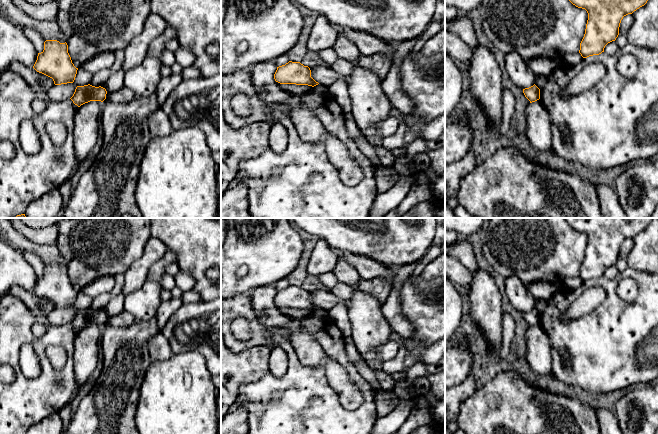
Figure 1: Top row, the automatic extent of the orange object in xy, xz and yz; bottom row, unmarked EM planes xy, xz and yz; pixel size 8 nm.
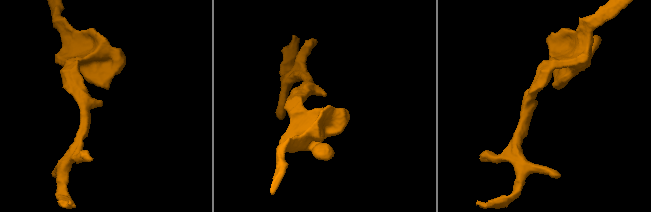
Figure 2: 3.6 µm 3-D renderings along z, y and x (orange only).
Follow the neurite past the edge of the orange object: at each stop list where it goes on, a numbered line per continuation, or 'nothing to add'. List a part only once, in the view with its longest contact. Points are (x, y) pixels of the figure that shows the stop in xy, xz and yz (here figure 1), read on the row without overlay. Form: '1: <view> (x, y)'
nothing to add

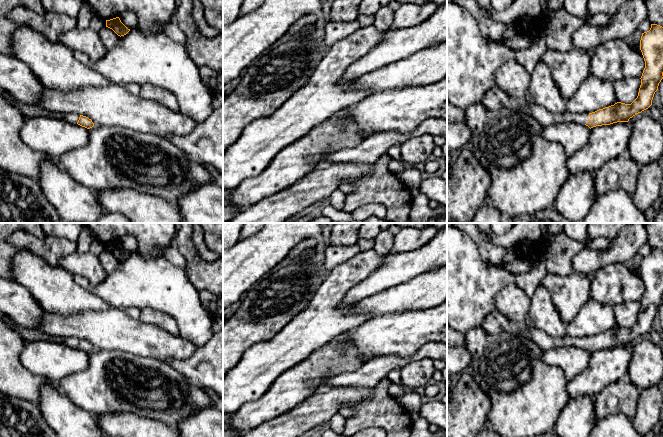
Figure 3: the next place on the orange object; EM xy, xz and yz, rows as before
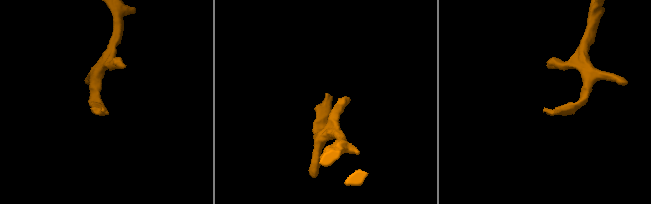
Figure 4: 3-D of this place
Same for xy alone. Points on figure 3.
1: xy (73, 342)

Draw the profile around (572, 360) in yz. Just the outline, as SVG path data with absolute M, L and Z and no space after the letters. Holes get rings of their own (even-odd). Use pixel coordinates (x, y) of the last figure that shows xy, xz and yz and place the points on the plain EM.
M576 346L558 347L543 351L541 359L550 366L560 368L569 381L587 367L590 354L588 350Z

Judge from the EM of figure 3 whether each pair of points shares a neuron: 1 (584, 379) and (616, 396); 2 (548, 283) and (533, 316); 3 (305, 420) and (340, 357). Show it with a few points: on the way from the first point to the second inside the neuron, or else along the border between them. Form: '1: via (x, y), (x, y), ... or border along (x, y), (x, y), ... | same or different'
1: border along (624, 378), (609, 383), (595, 397) | different
2: border along (539, 283), (547, 290), (556, 309) | different
3: border along (324, 386), (303, 400) | different

